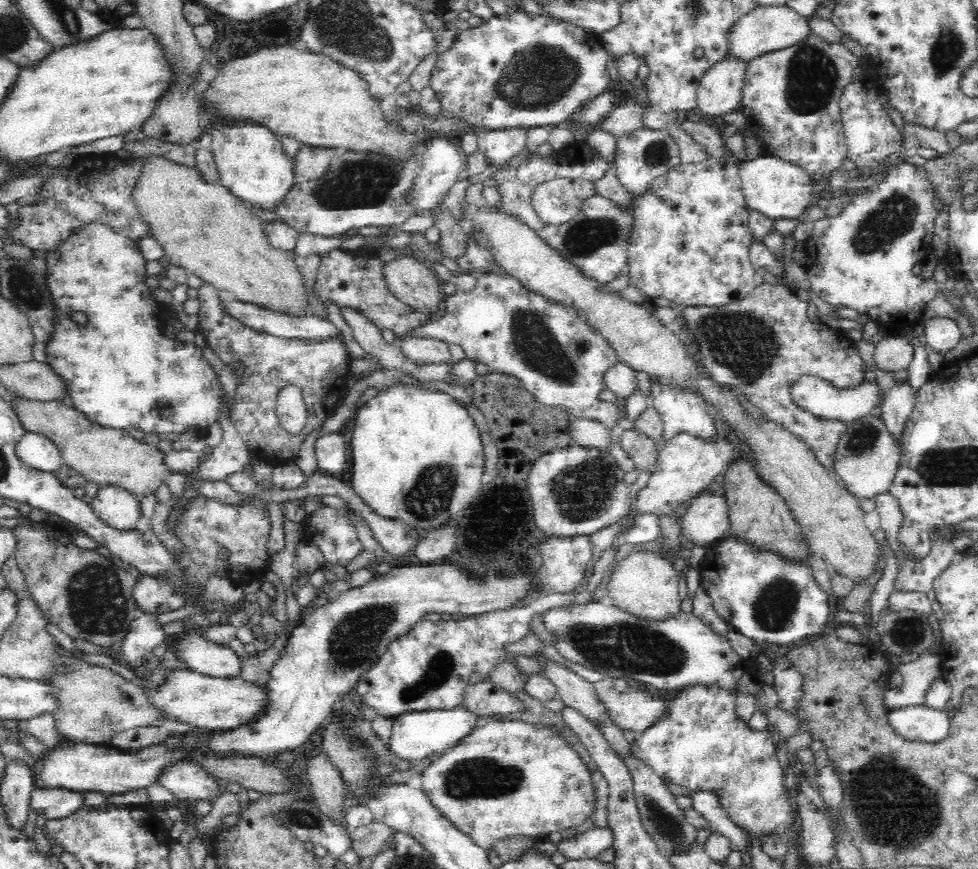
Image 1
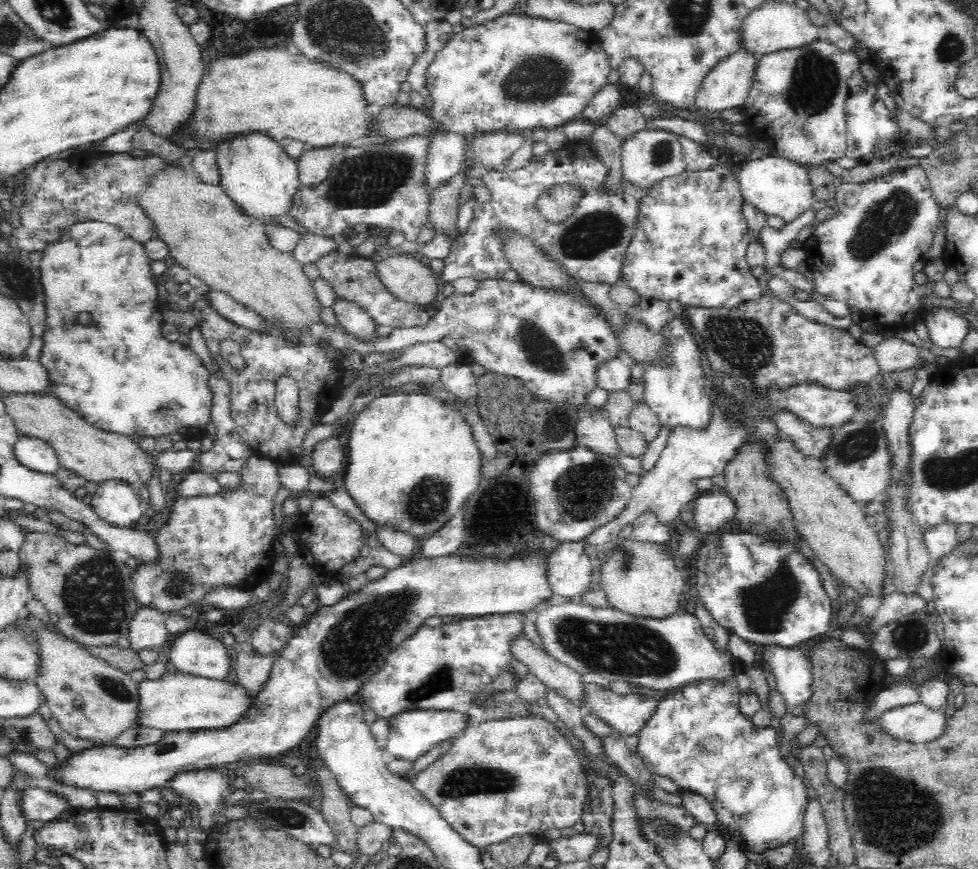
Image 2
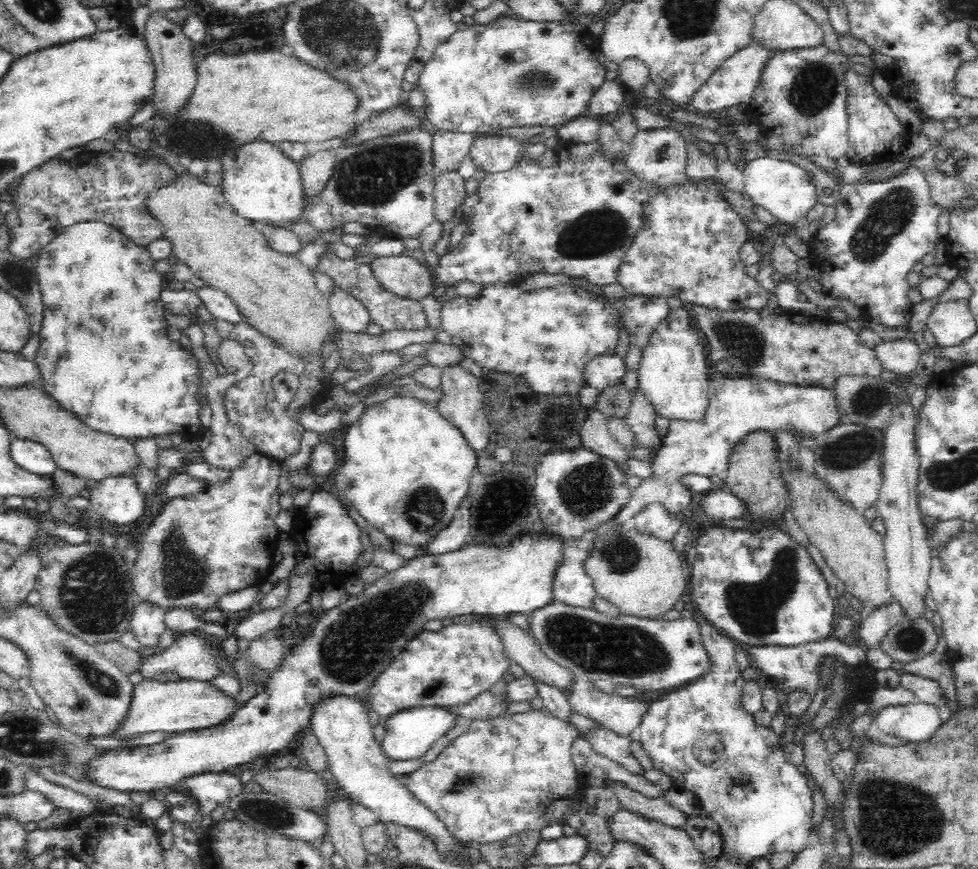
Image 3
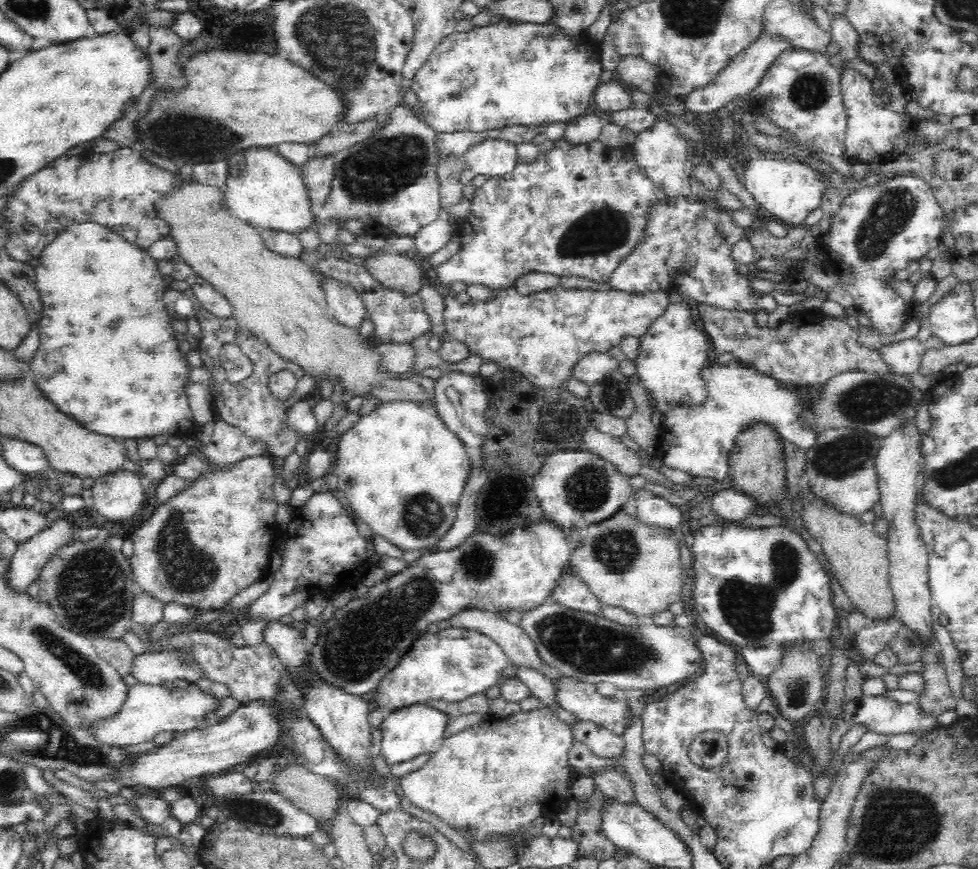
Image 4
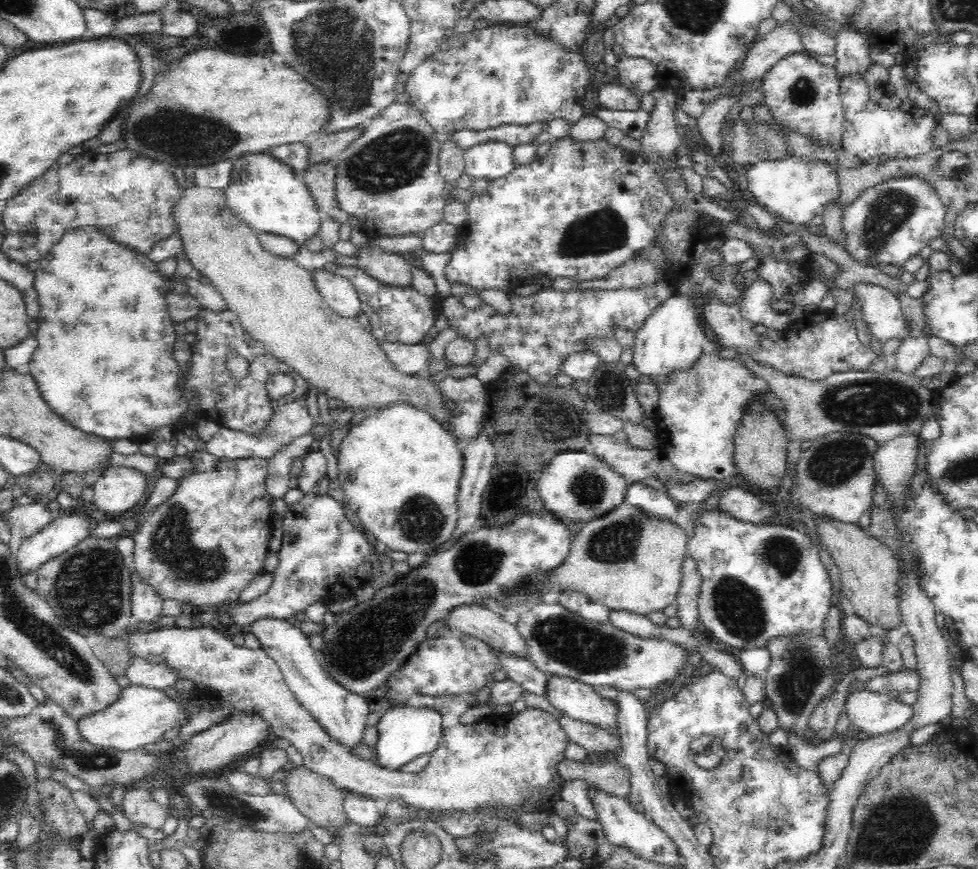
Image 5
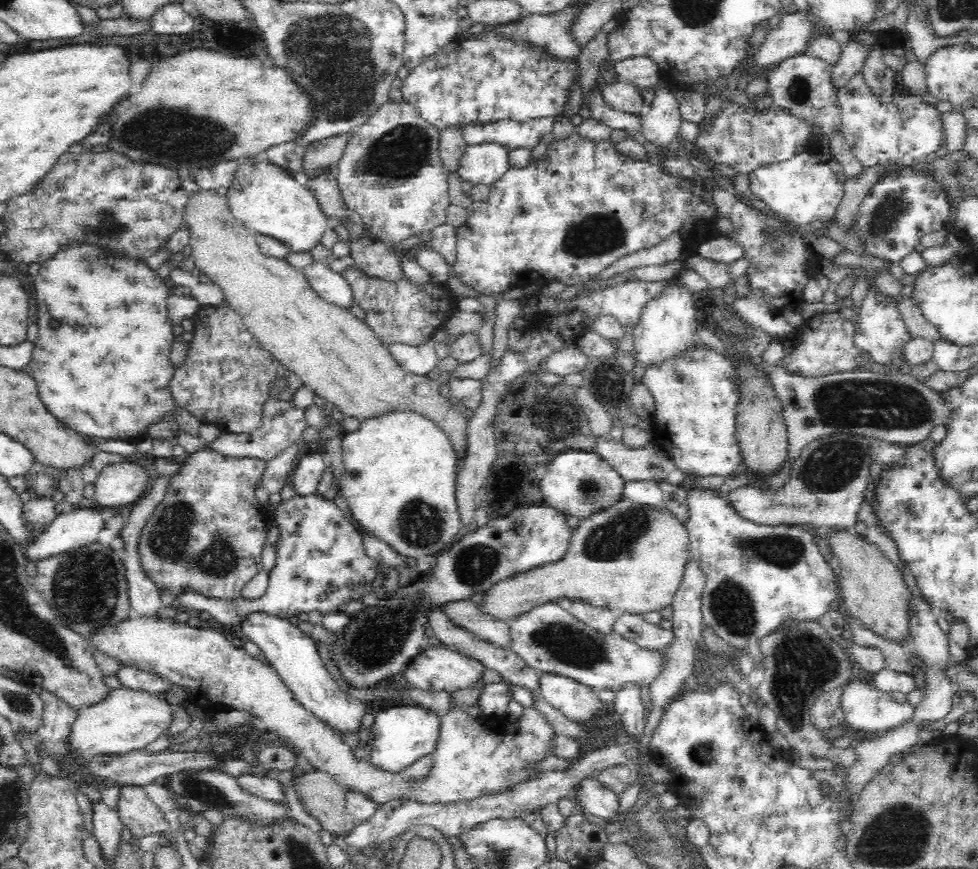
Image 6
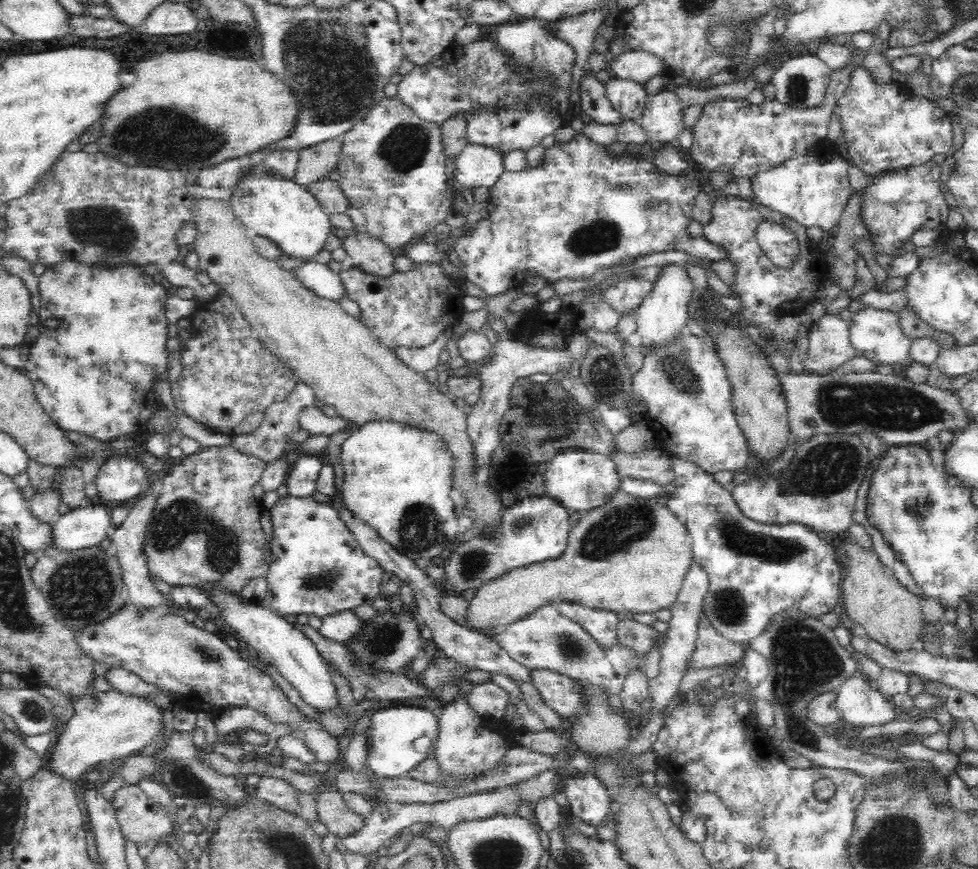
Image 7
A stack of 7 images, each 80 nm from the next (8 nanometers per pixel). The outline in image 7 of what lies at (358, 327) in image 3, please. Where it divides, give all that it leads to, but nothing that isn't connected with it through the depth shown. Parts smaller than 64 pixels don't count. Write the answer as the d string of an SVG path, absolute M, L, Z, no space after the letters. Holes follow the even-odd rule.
M306 261L302 266L295 268L294 272L304 287L319 297L338 303L338 300L347 296L340 275L330 270L328 264Z

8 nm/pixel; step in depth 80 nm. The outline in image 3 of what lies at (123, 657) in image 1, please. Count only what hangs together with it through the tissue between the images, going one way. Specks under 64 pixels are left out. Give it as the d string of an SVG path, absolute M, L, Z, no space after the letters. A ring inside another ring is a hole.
M142 603L137 605L129 624L134 638L145 647L156 647L160 636L166 632L166 612L158 605Z

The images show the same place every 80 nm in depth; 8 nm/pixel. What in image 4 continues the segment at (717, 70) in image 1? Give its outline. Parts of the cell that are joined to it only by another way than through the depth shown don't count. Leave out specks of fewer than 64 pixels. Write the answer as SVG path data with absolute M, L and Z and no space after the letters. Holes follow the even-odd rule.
M761 34L748 48L741 50L734 56L711 83L705 84L702 88L697 88L688 94L688 99L683 104L686 111L695 118L701 114L718 111L726 104L735 102L735 100L748 98L751 96L750 92L760 84L768 67L777 59L777 56L783 50L790 48L791 46L783 38Z

